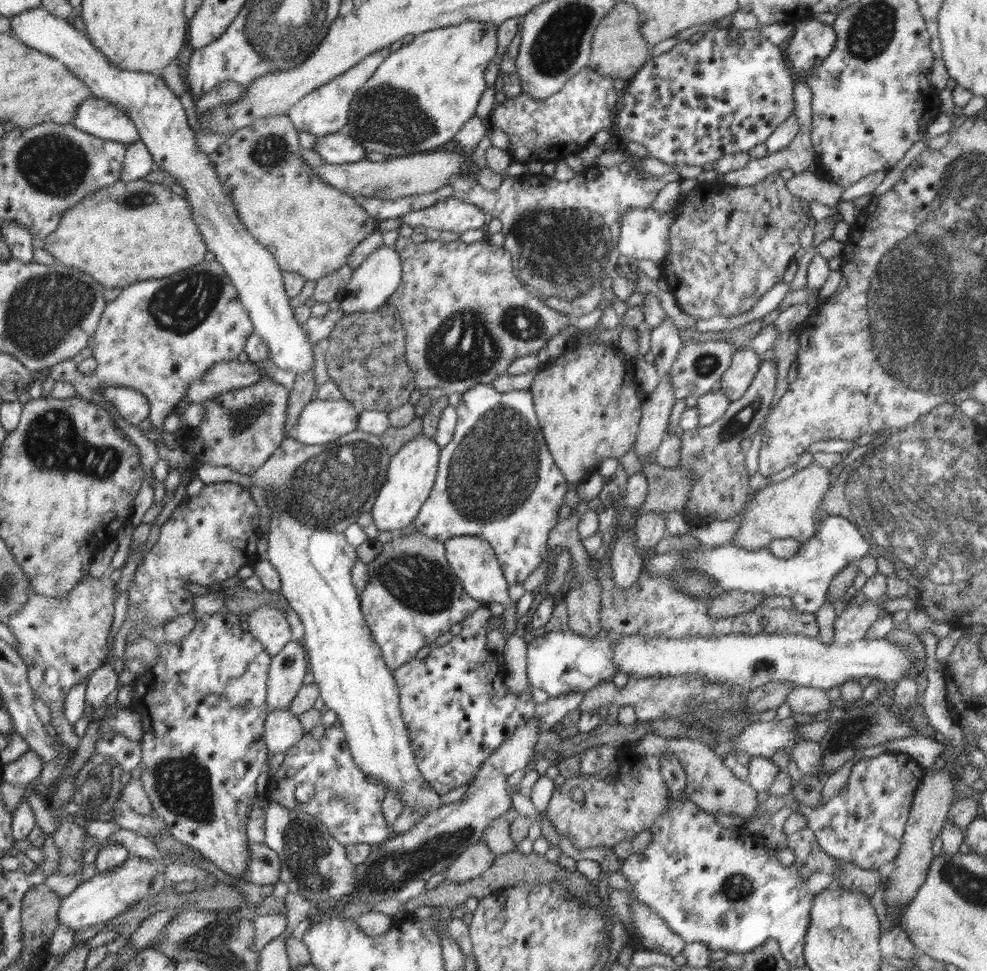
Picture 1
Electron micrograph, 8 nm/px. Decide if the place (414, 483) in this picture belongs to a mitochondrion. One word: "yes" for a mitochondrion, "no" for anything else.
no

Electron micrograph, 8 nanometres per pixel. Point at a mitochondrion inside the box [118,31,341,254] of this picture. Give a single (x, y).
(271, 152)

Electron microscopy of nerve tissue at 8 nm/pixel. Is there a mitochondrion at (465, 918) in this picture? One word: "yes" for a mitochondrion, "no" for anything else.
no

